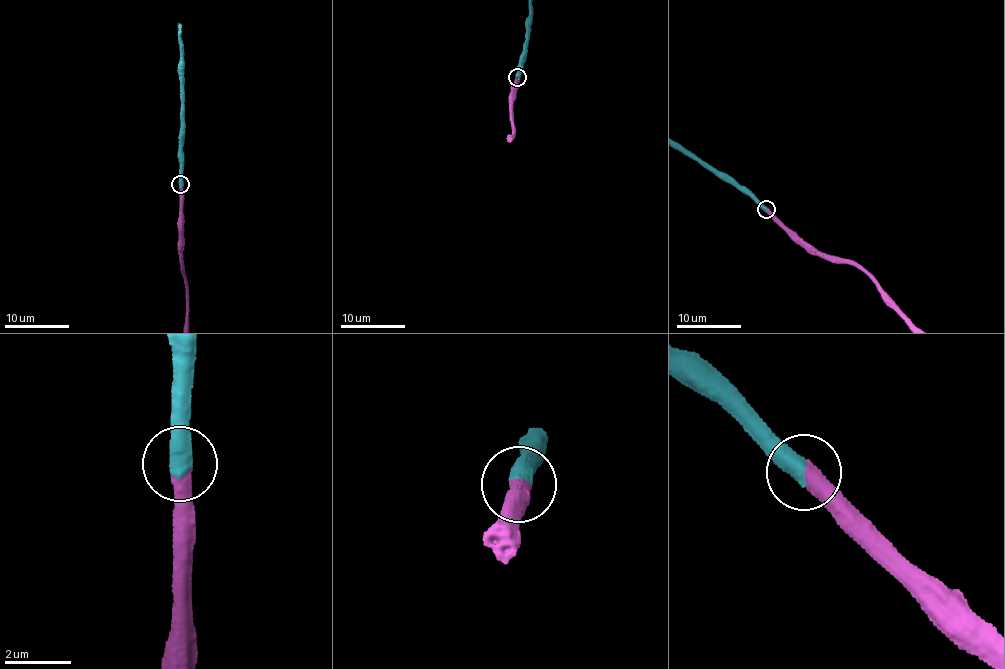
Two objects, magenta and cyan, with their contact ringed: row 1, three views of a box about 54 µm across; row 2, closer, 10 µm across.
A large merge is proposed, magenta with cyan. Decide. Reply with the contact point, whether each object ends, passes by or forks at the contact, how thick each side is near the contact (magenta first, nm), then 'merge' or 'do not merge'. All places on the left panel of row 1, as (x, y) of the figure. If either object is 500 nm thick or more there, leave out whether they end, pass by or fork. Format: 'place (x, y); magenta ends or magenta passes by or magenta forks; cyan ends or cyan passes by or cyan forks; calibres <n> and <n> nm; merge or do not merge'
place (180, 184); calibres 500 and 550 nm; merge

